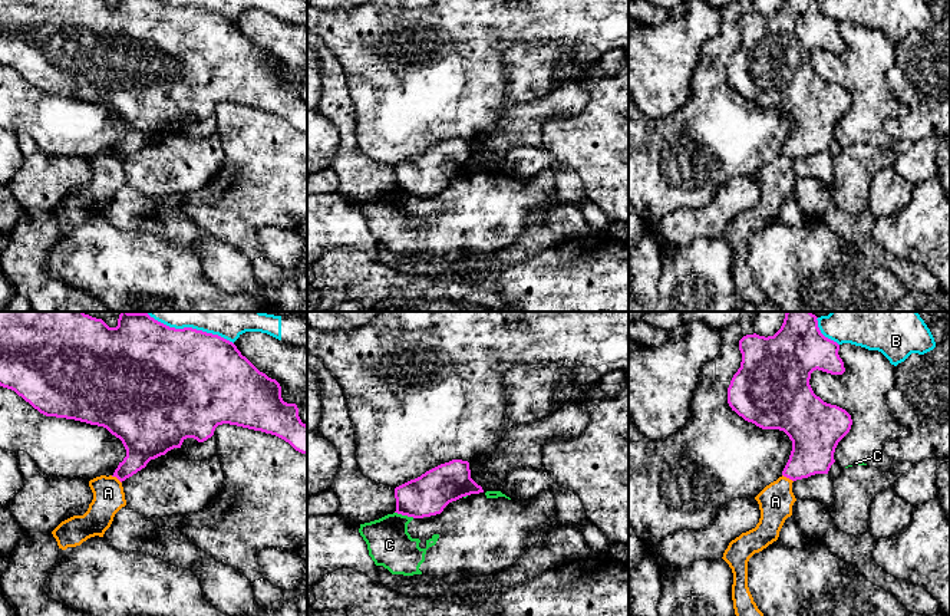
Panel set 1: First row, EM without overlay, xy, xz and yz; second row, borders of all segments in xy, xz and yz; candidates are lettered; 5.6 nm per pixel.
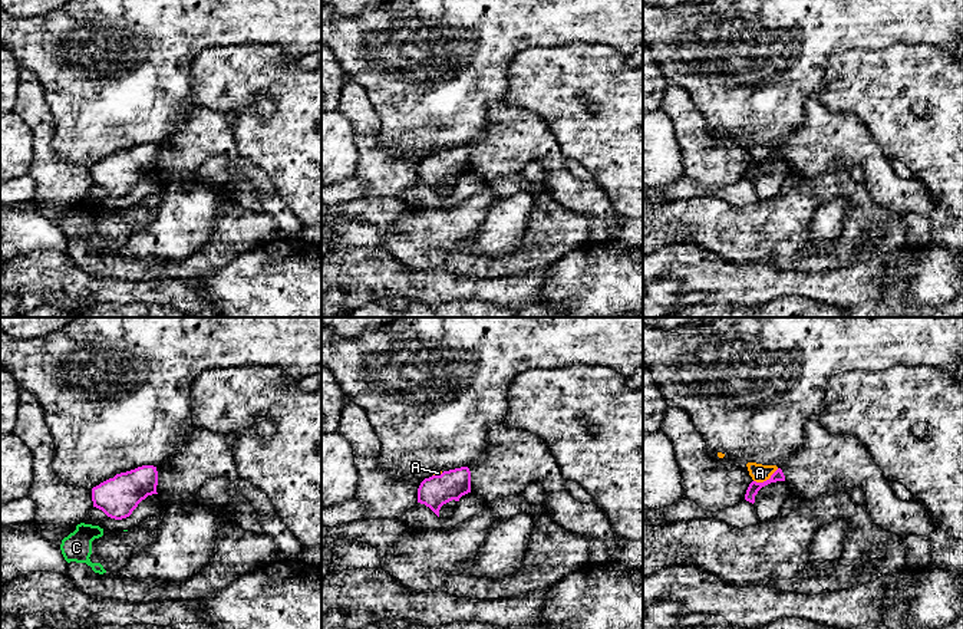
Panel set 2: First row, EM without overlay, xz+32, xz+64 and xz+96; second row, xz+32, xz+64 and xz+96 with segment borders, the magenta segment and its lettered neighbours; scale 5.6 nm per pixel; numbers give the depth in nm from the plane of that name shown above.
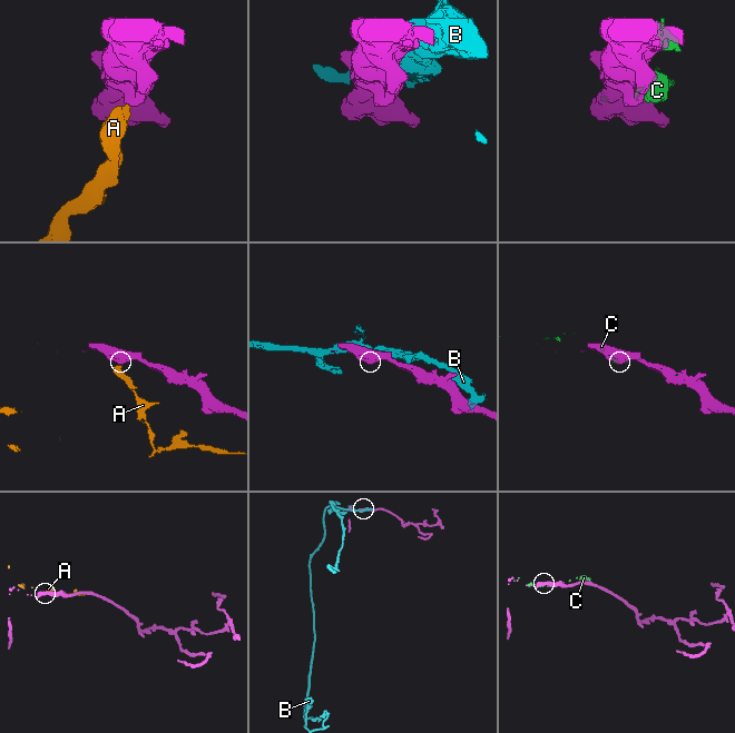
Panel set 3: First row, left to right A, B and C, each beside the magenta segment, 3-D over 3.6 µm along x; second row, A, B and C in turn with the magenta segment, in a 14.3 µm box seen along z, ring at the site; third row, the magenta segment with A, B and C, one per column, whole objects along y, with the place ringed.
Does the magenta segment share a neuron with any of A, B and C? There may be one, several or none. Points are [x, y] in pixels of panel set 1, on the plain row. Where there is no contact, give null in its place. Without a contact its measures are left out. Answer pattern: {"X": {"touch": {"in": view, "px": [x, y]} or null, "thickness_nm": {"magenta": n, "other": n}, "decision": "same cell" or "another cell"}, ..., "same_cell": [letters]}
{"A": {"touch": {"in": "yz", "px": [788, 155]}, "thickness_nm": {"magenta": 260, "other": 190}, "decision": "another cell"}, "B": {"touch": {"in": "xy", "px": [195, 7]}, "thickness_nm": {"magenta": 500, "other": 110}, "decision": "another cell"}, "C": {"touch": {"in": "xz", "px": [405, 193]}, "thickness_nm": {"magenta": 220, "other": 240}, "decision": "another cell"}, "same_cell": []}

